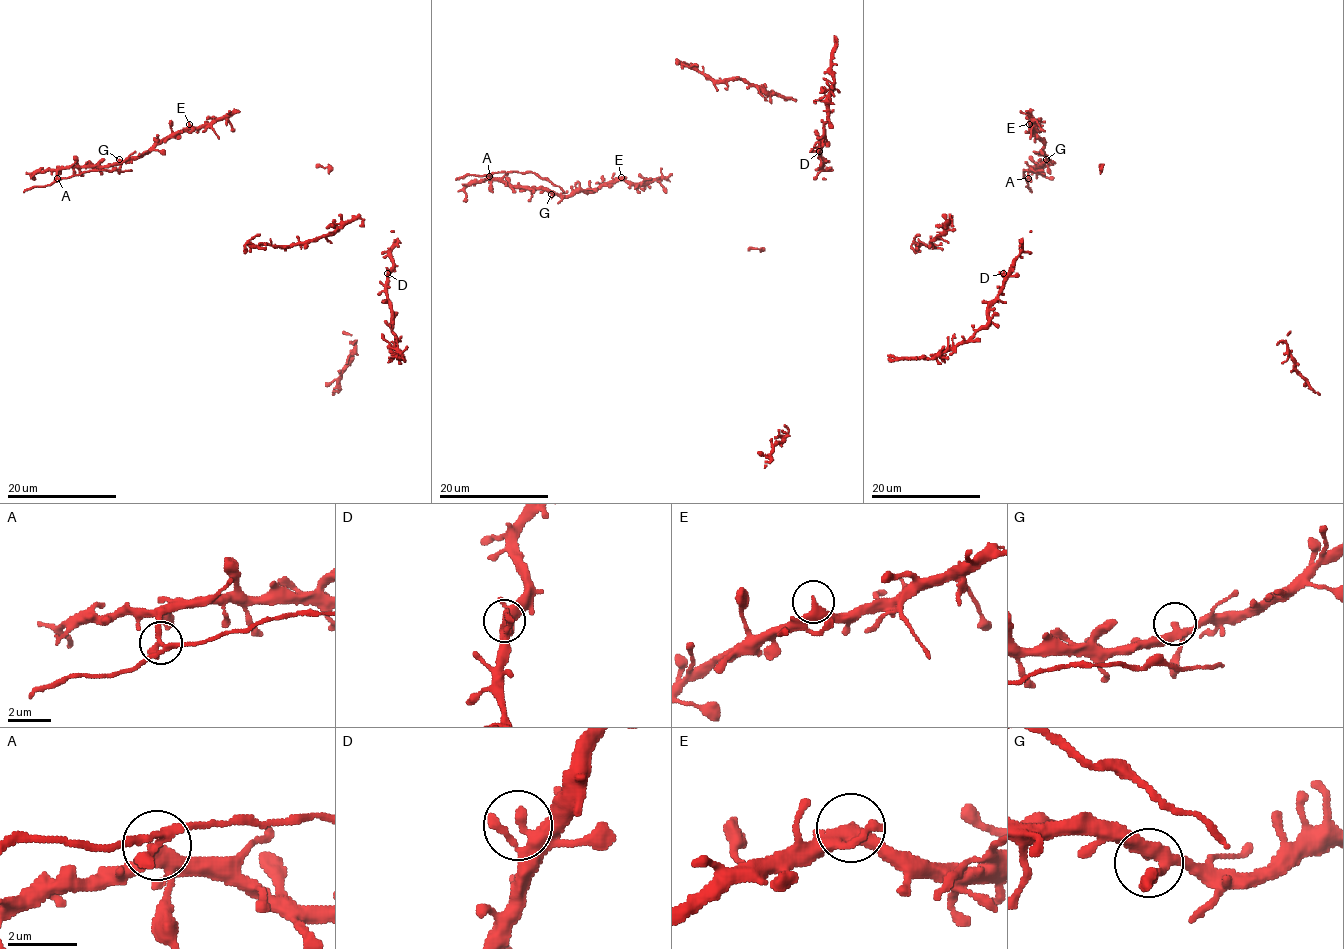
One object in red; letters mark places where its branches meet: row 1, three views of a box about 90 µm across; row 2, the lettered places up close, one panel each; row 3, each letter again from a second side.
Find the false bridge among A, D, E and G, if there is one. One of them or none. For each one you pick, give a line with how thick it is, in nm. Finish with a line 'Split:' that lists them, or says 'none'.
A: Thickness 260 nm
Split: A

